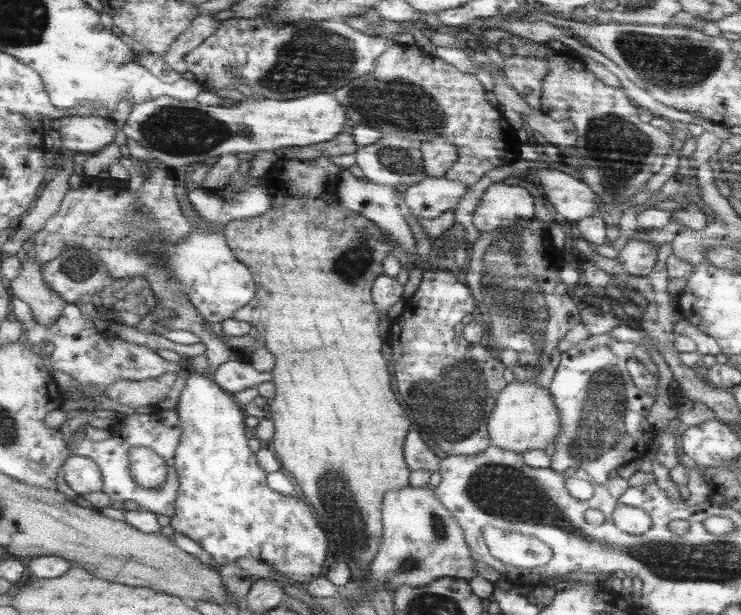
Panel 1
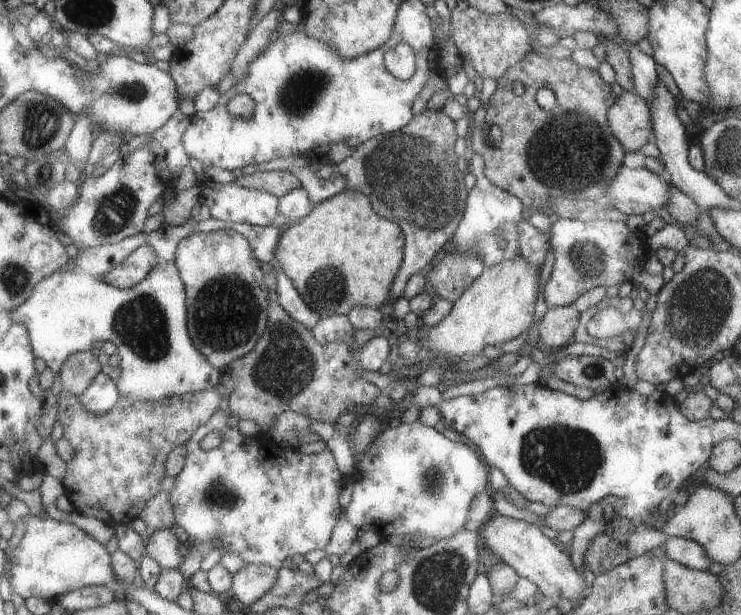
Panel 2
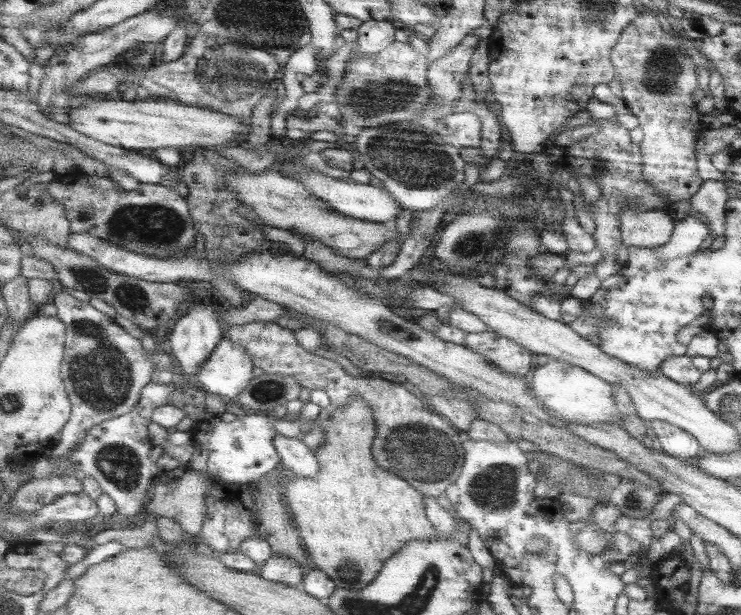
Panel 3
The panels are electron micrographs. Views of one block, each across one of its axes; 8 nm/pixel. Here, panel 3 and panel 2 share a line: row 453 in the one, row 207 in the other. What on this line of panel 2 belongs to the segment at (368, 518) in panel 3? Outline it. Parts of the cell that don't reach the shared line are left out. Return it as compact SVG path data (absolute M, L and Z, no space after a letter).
M347 190L329 198L325 204L319 204L301 222L289 222L285 226L275 250L275 264L293 280L293 286L305 304L321 318L349 316L353 308L365 306L375 310L389 310L393 284L397 284L397 274L405 264L405 242L407 240L399 224L381 218L377 210L373 210L373 202L363 192Z

